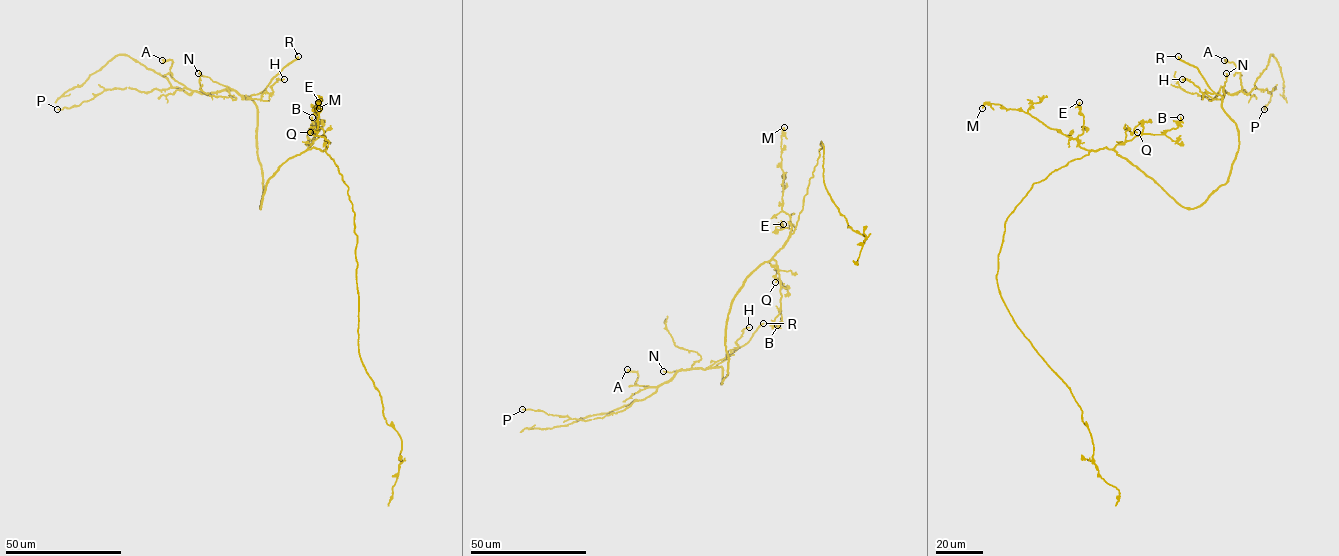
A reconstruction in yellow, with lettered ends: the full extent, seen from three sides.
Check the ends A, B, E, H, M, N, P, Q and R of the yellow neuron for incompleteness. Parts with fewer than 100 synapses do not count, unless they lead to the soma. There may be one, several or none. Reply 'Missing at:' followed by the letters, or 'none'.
Missing at: R

